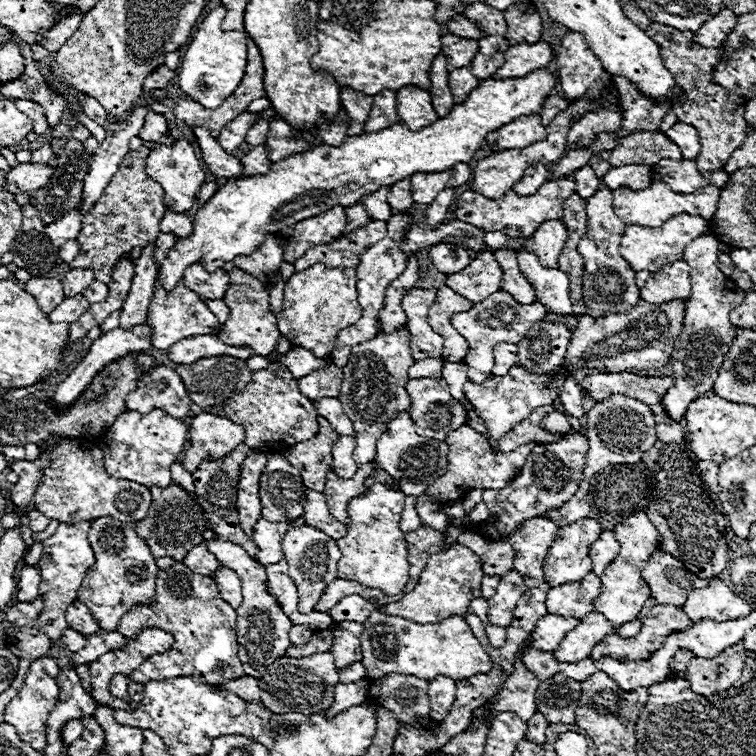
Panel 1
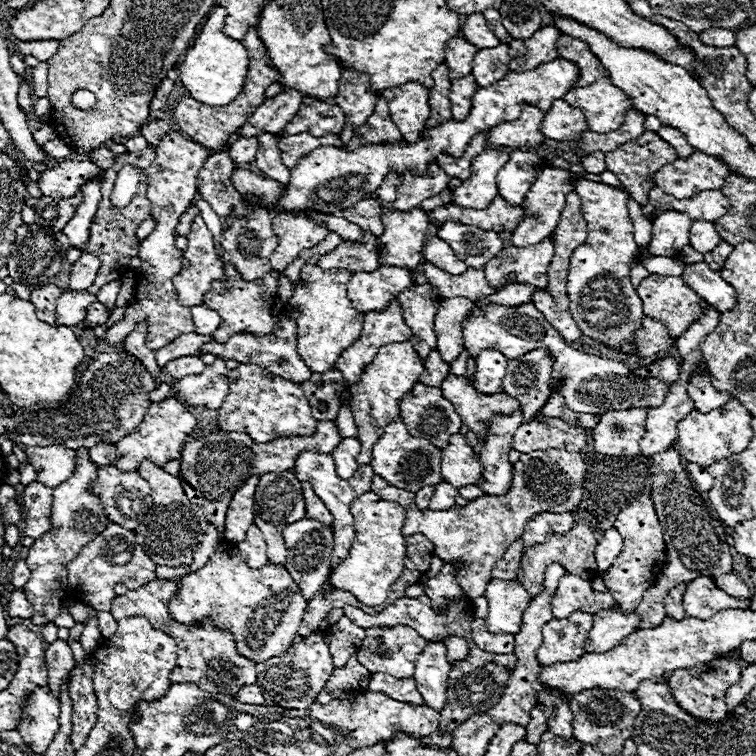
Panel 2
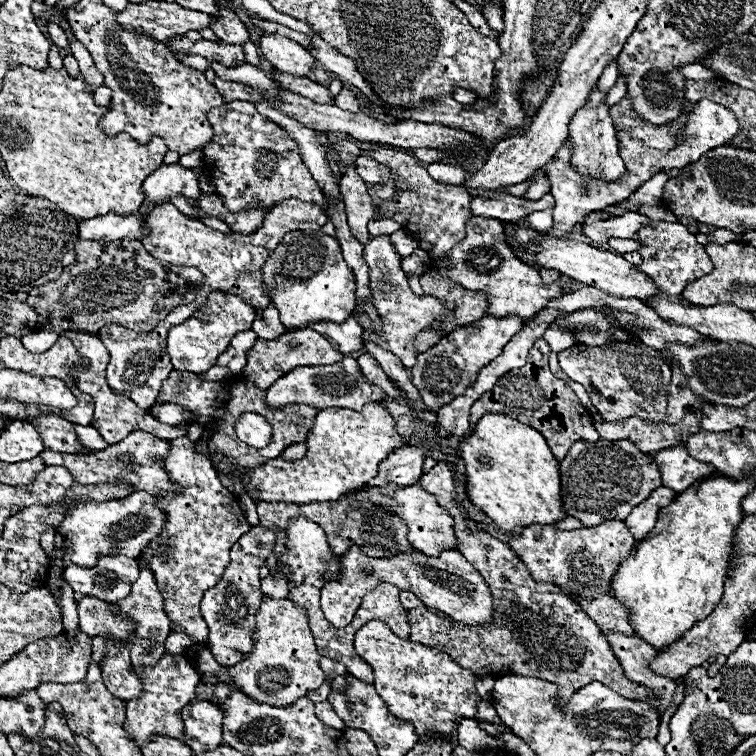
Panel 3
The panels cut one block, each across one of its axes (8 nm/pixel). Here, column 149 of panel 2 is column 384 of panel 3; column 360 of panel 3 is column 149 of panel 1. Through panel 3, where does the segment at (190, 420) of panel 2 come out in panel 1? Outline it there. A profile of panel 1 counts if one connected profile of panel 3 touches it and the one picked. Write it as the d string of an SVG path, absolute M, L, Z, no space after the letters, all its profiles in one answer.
M160 408L152 412L140 414L136 410L128 410L116 418L116 422L108 428L104 436L98 438L98 446L104 454L104 468L114 478L132 480L144 486L160 486L166 488L172 484L170 480L170 466L180 460L184 452L188 436L188 424L180 418L172 418Z

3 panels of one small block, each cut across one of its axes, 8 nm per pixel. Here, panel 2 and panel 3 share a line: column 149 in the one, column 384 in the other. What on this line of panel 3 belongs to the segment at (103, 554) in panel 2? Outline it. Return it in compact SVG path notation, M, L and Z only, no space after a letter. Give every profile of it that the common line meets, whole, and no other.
M352 546L340 556L340 580L322 588L322 612L334 628L346 628L358 610L358 604L380 582L394 584L400 590L414 592L428 608L436 608L454 620L466 624L482 624L492 616L492 594L482 576L458 550L444 550L440 556L426 556L420 550L402 552L388 558L370 558L360 546Z

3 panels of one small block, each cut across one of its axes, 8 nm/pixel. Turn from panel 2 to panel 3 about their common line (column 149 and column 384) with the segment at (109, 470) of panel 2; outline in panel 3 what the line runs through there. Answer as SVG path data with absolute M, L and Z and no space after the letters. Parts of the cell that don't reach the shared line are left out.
M420 484L414 486L406 486L406 488L396 488L392 490L390 486L380 486L380 488L366 488L366 490L352 490L354 492L354 508L360 508L364 504L374 504L380 508L388 508L390 512L398 514L404 524L408 526L408 542L420 550L426 552L428 556L438 556L438 552L442 550L454 550L456 548L456 538L454 538L454 520L452 516L448 516L446 510L442 510L436 502L436 498L432 494L428 494L426 490L420 488Z

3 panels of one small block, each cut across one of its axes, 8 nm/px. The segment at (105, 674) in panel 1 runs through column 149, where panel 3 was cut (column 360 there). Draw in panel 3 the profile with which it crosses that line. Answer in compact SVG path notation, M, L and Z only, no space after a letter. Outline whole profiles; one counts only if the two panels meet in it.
M372 620L364 624L354 636L354 650L374 670L374 686L394 718L414 724L418 742L428 740L432 734L450 740L456 718L478 714L478 700L474 682L476 676L470 670L460 668L450 656L436 648L428 648L418 642L396 636L386 622Z

